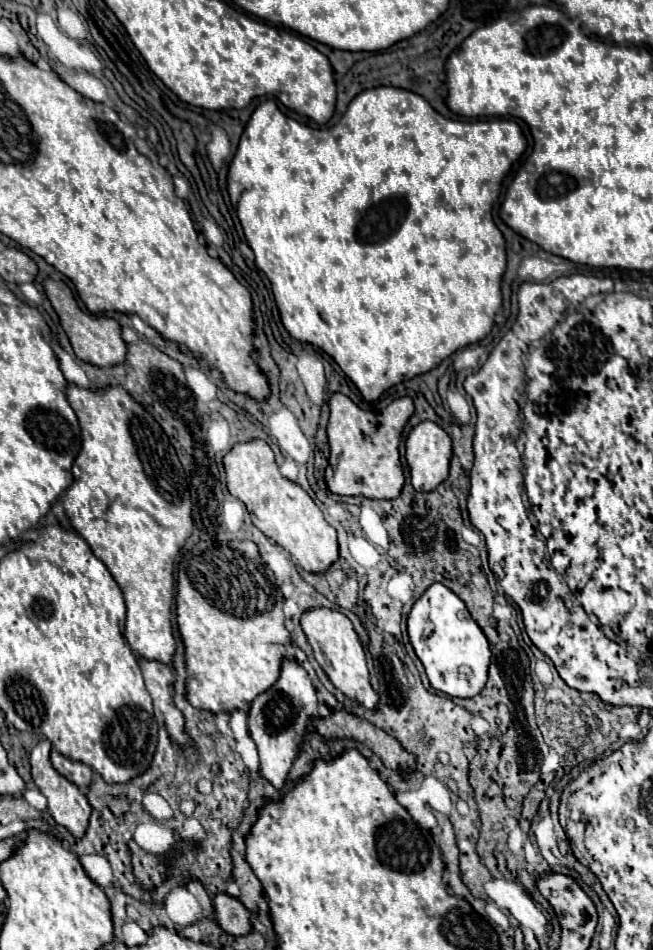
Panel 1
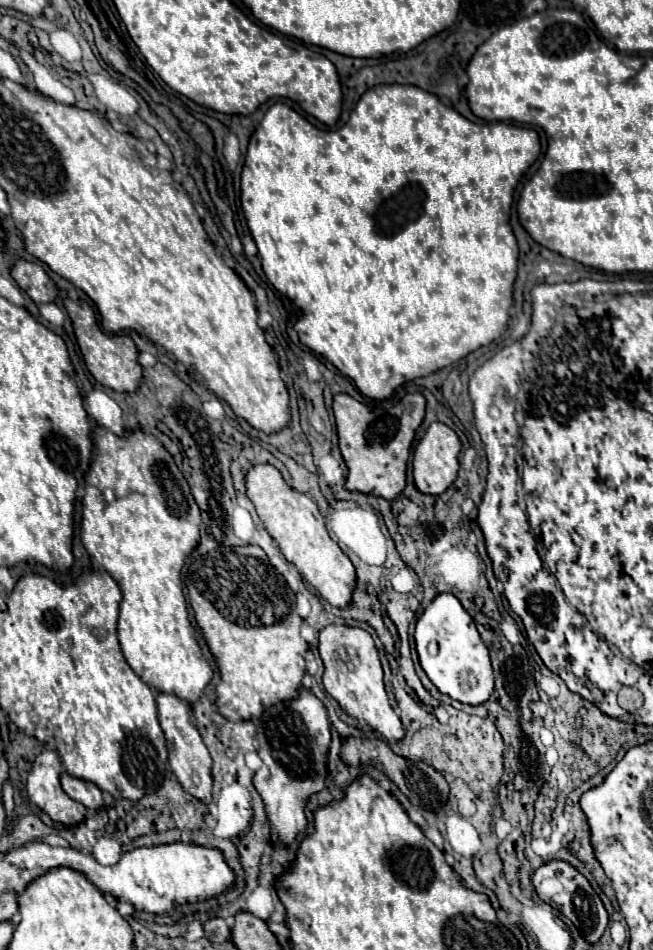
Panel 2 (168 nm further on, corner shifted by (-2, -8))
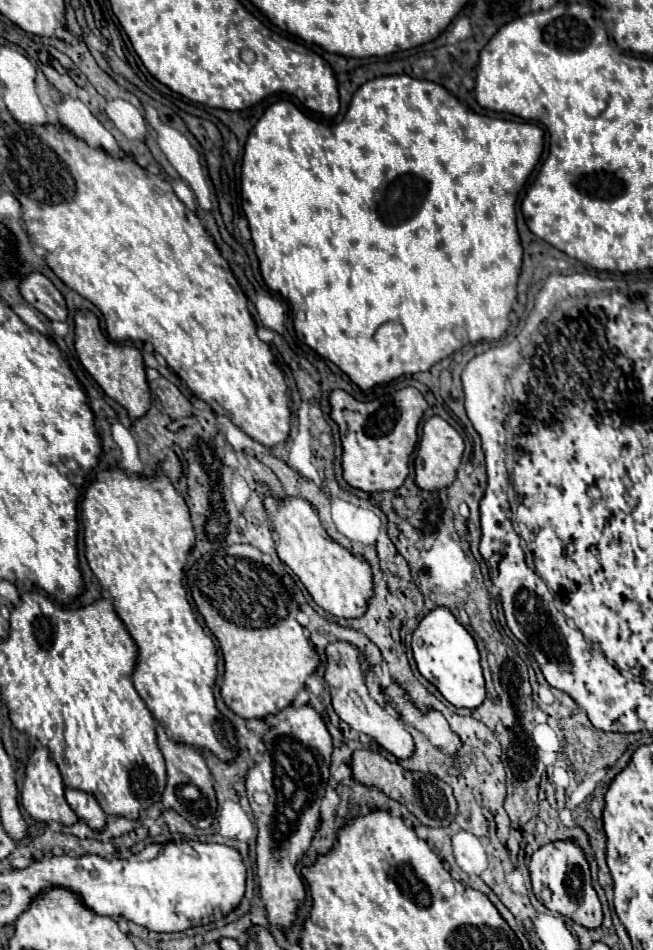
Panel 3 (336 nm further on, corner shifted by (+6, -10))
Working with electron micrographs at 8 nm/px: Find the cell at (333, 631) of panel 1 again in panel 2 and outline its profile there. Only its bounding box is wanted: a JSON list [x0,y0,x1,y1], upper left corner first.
[318,624,404,742]

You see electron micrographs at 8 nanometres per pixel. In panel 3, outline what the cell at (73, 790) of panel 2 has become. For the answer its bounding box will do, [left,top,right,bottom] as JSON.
[66,788,106,830]

